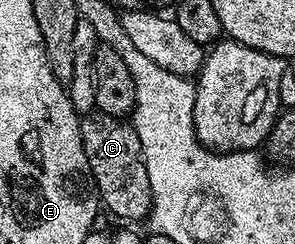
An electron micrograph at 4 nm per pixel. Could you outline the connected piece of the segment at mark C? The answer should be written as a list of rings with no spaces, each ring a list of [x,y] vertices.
[[[93,111],[80,118],[80,134],[82,147],[88,156],[88,172],[92,174],[96,192],[105,210],[109,209],[116,217],[125,217],[125,222],[136,223],[149,216],[152,211],[152,192],[150,191],[150,175],[146,175],[146,163],[142,143],[138,139],[135,127],[127,120],[111,117],[99,111]]]

